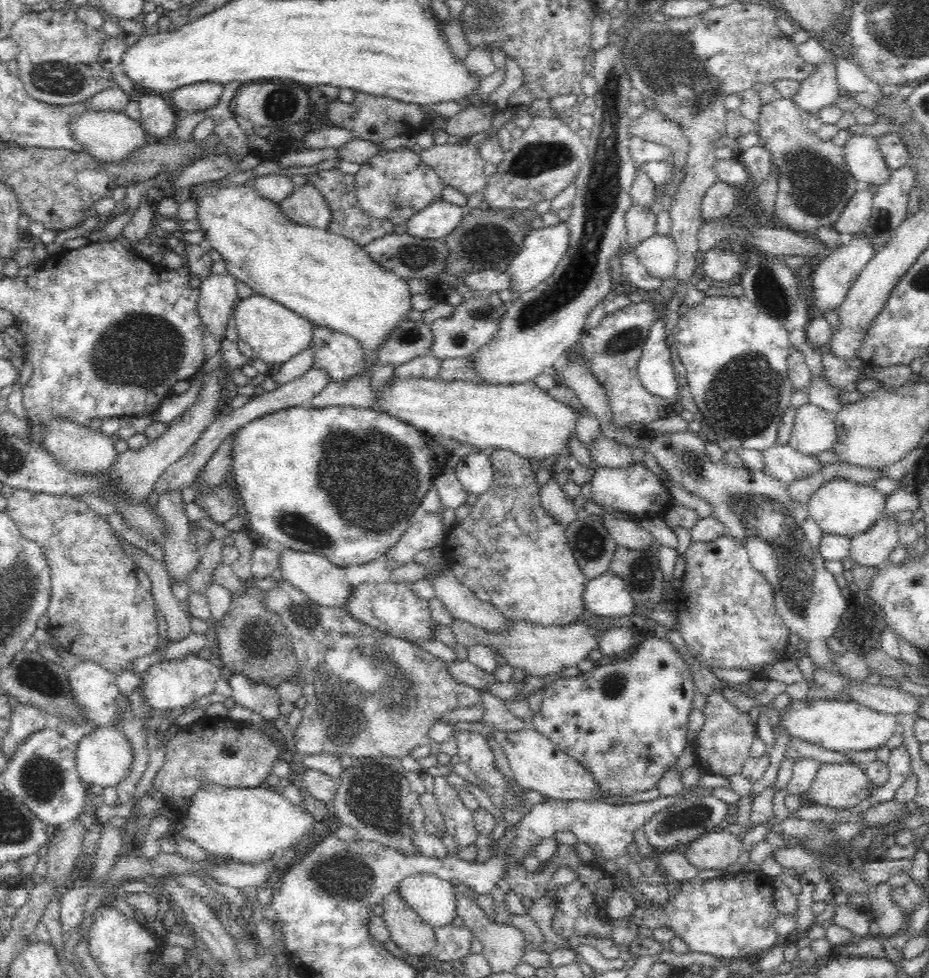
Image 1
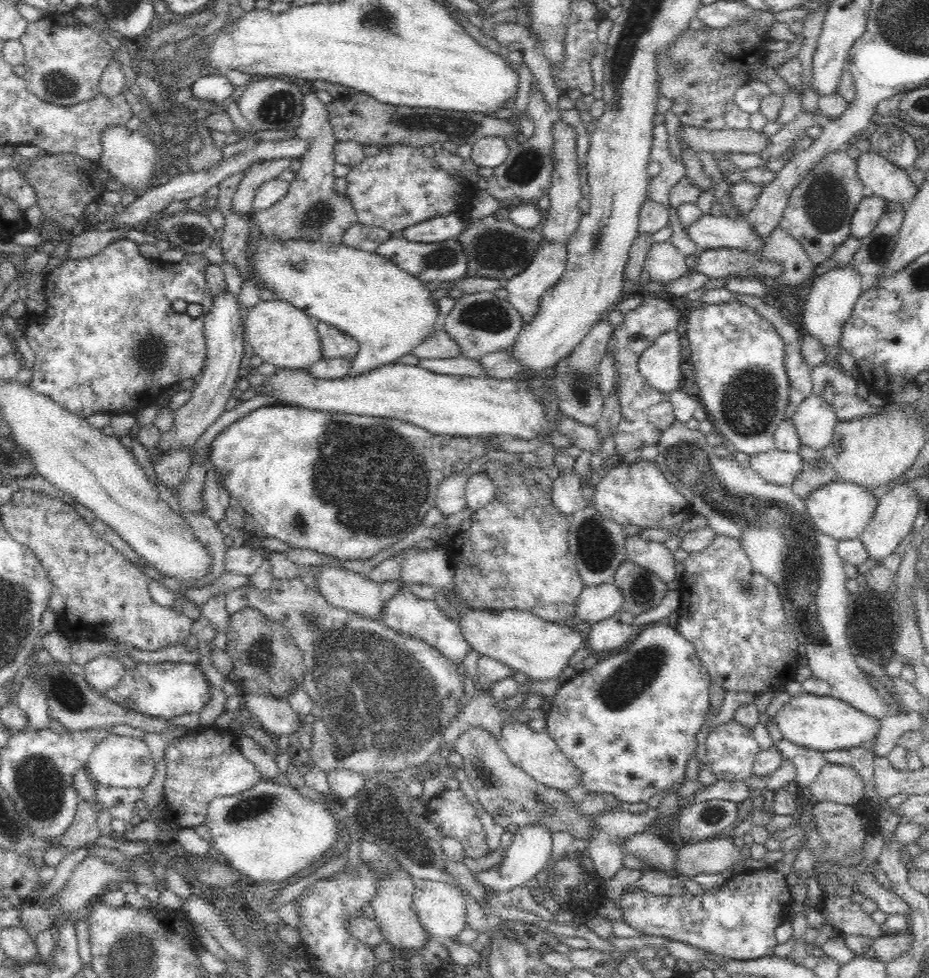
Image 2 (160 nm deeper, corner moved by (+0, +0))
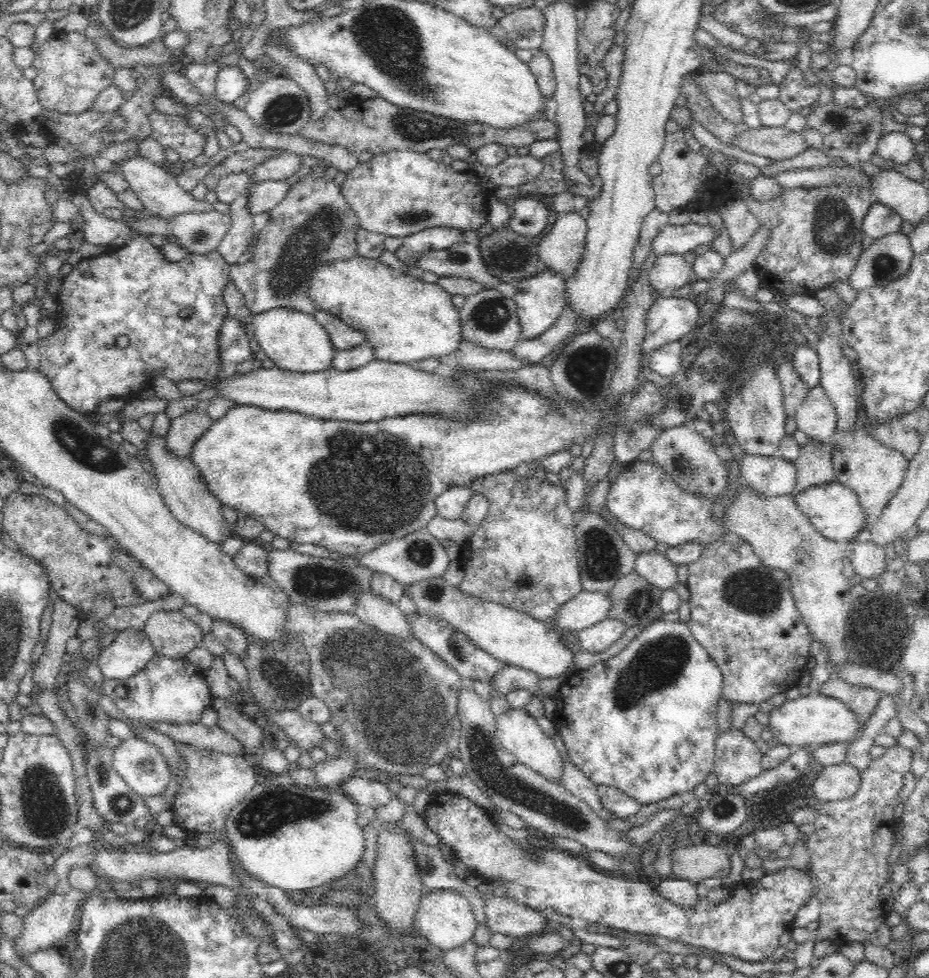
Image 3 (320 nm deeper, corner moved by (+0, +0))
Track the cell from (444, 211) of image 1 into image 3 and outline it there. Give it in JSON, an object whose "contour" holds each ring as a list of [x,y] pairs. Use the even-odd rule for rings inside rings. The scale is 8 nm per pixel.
{"contour":[[[434,227],[412,236],[406,236],[395,255],[404,264],[415,266],[415,262],[428,252],[450,250],[452,246],[463,243],[463,233],[455,228]]]}

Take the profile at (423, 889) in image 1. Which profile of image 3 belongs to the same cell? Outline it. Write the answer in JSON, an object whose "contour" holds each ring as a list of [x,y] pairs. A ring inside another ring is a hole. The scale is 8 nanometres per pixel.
{"contour":[[[446,889],[424,894],[414,919],[415,927],[418,928],[424,939],[442,952],[472,941],[474,932],[479,925],[469,900],[460,891]]]}

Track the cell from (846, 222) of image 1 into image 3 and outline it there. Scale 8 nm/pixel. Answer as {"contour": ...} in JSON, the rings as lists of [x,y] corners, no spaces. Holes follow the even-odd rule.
{"contour":[[[880,202],[873,204],[863,220],[863,230],[866,237],[872,239],[900,234],[903,218],[894,213],[891,208]]]}

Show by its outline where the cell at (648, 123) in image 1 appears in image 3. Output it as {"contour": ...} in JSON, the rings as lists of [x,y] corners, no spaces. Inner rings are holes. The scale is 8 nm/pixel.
{"contour":[[[786,127],[748,130],[744,134],[738,134],[734,143],[743,151],[773,161],[790,160],[812,149],[802,133],[793,132]]]}

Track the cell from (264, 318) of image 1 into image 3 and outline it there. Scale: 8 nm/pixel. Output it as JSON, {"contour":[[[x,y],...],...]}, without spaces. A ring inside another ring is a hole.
{"contour":[[[276,307],[274,308],[274,310],[263,312],[262,314],[259,315],[255,315],[253,318],[253,326],[254,326],[253,336],[255,336],[255,339],[258,341],[258,344],[261,346],[261,349],[264,350],[264,352],[267,354],[267,357],[275,362],[276,367],[280,367],[283,370],[288,370],[292,372],[304,372],[304,373],[320,372],[331,368],[337,350],[334,348],[334,345],[332,344],[332,341],[330,340],[330,337],[326,332],[326,329],[313,316],[307,315],[306,313],[294,311],[294,309],[288,309],[288,307]]]}

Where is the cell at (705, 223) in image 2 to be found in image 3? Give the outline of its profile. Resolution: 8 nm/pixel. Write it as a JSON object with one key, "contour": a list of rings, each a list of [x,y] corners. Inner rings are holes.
{"contour":[[[692,222],[684,226],[666,224],[654,238],[651,252],[656,258],[664,255],[683,255],[694,251],[702,244],[708,245],[715,240],[715,230],[711,224],[702,226]]]}

